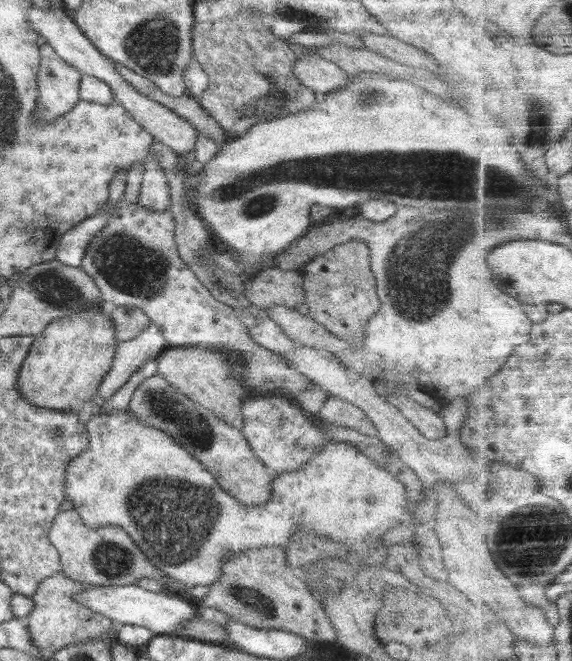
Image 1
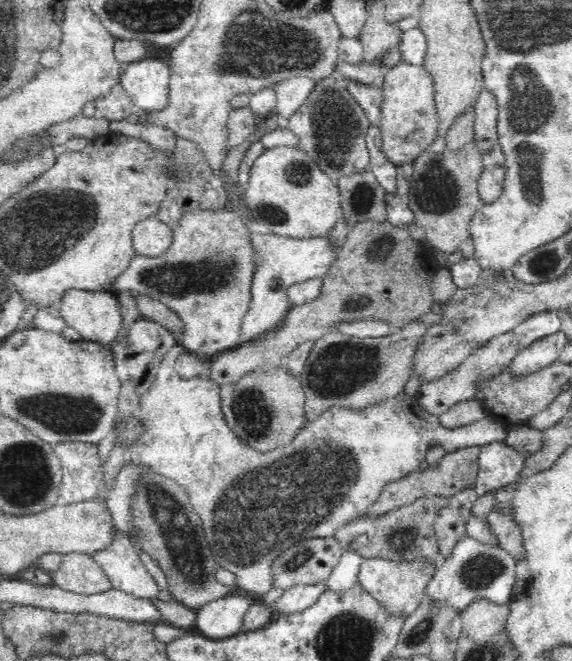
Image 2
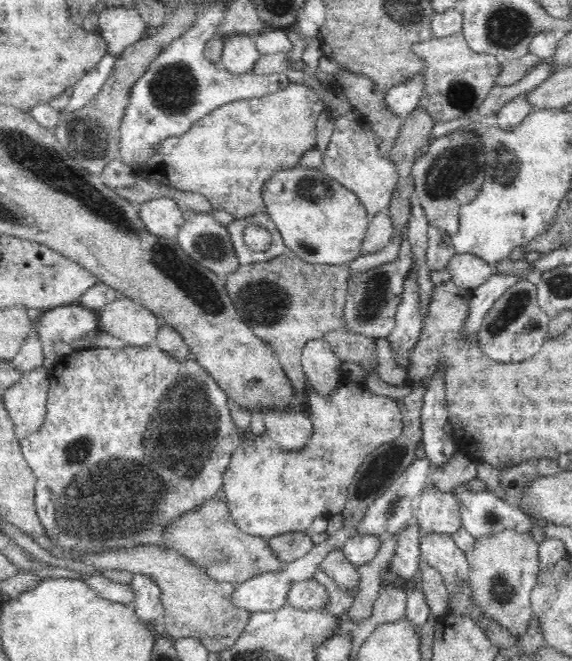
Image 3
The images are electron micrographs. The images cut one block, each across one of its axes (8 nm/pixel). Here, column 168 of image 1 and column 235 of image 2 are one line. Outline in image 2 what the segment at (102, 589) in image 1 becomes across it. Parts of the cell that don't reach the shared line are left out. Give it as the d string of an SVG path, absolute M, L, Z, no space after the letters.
M235 591L208 602L197 610L192 629L206 639L234 637L241 632L244 616L254 601L255 598Z

